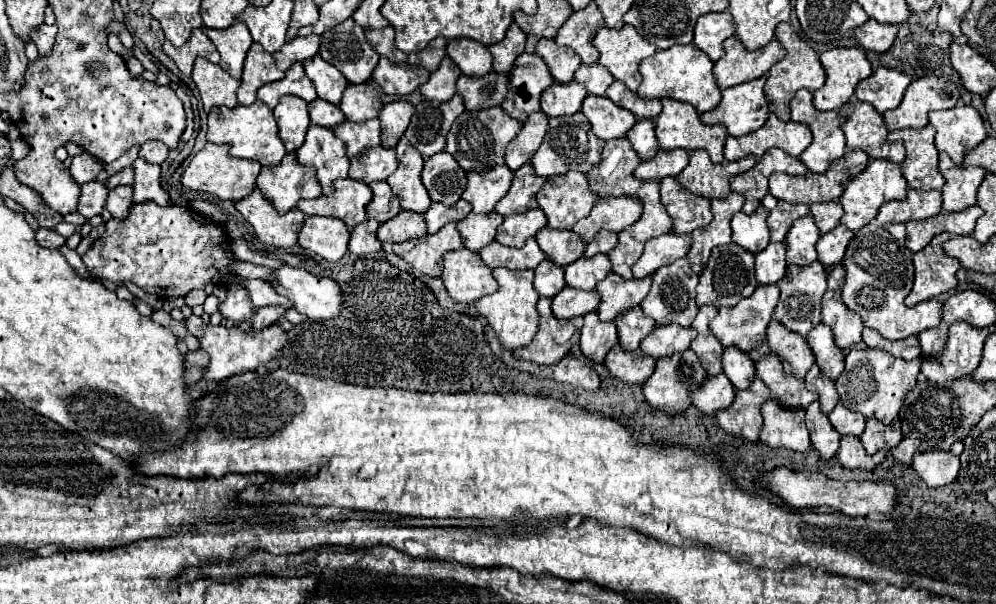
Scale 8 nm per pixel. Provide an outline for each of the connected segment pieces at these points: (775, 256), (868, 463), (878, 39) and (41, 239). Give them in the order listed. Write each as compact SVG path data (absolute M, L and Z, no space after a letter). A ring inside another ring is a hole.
M769 242L765 250L755 254L755 276L761 286L777 284L785 274L785 242Z
M843 436L837 458L839 458L843 468L873 470L877 464L881 464L881 460L885 458L885 452L877 452L877 454L869 456L869 454L865 454L865 450L861 446L861 440L857 436Z
M867 20L863 26L855 28L855 38L865 50L873 52L887 52L897 36L899 26L889 26L889 24L879 24L875 20Z
M39 228L37 242L43 248L61 248L65 244L65 238L61 234L57 234L55 230L43 230L43 228Z

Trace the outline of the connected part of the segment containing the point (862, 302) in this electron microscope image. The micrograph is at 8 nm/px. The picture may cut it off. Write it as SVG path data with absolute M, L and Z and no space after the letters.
M867 224L855 232L847 246L843 264L847 270L843 286L843 302L849 310L863 318L867 328L877 330L887 340L903 340L907 336L917 336L927 328L935 328L941 322L941 300L931 300L927 304L917 304L913 308L905 306L905 298L913 286L913 252L899 240L895 240L885 228L877 224Z

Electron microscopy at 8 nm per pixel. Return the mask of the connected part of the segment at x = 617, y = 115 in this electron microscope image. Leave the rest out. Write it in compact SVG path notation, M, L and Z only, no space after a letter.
M587 94L583 100L583 114L589 118L593 132L601 140L623 138L637 122L629 110L619 108L607 96Z

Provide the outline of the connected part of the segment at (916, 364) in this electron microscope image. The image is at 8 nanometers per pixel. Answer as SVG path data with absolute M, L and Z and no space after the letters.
M875 348L851 350L847 354L843 374L835 380L841 404L851 408L853 412L859 412L859 414L867 416L867 418L875 416L883 424L893 422L897 418L901 406L903 406L903 400L905 400L907 392L917 382L921 360L923 358L907 362L903 358L895 358L895 356L891 356L887 352L881 352L881 350L875 350Z

